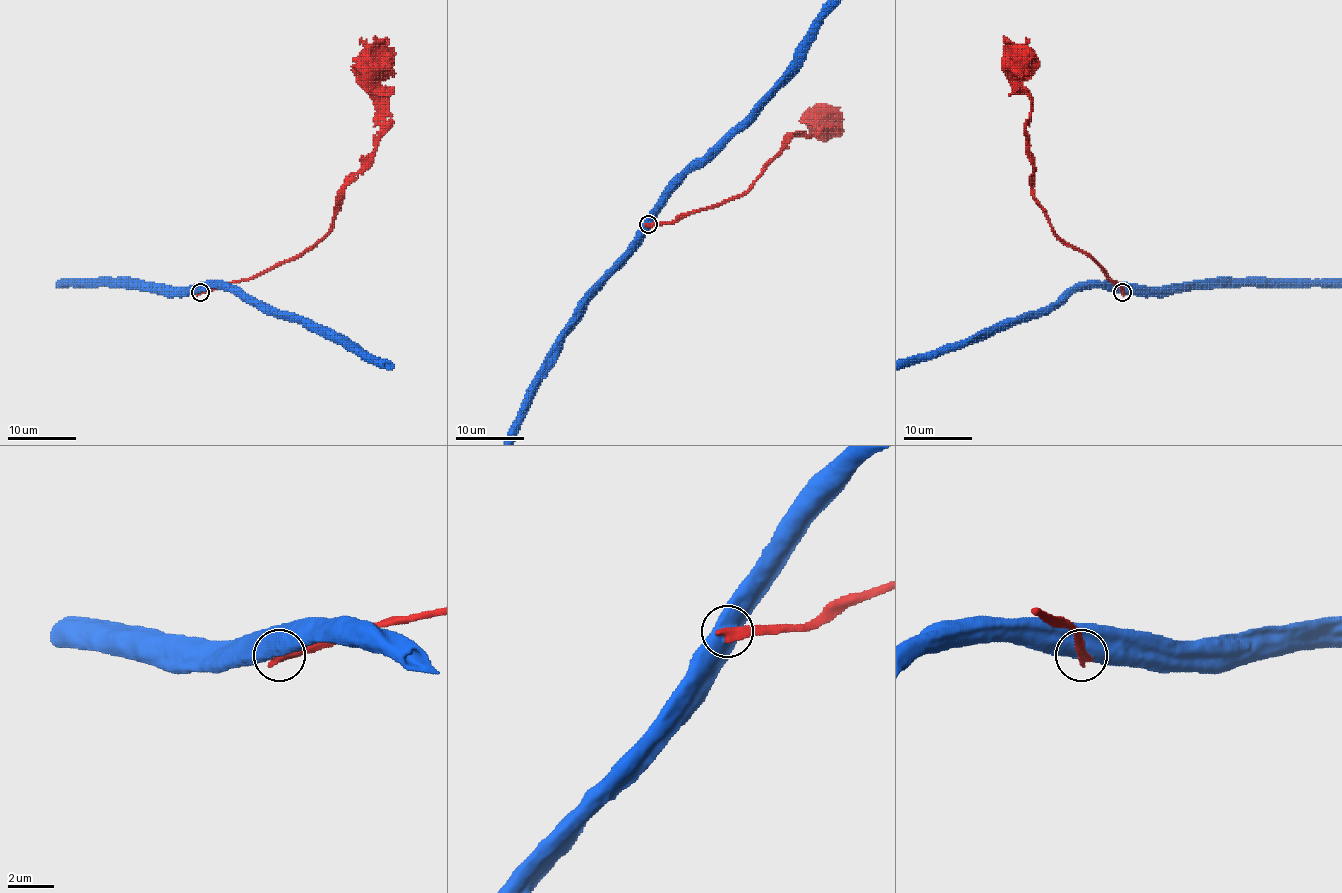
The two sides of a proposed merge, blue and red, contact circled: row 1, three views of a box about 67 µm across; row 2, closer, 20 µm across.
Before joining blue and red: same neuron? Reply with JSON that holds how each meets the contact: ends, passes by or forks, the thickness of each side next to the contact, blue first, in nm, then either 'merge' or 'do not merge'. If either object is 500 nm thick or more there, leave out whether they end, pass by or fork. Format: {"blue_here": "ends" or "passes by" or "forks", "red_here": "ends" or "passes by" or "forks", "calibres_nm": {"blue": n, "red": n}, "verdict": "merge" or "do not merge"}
{"calibres_nm": {"blue": 800, "red": 400}, "verdict": "do not merge"}

